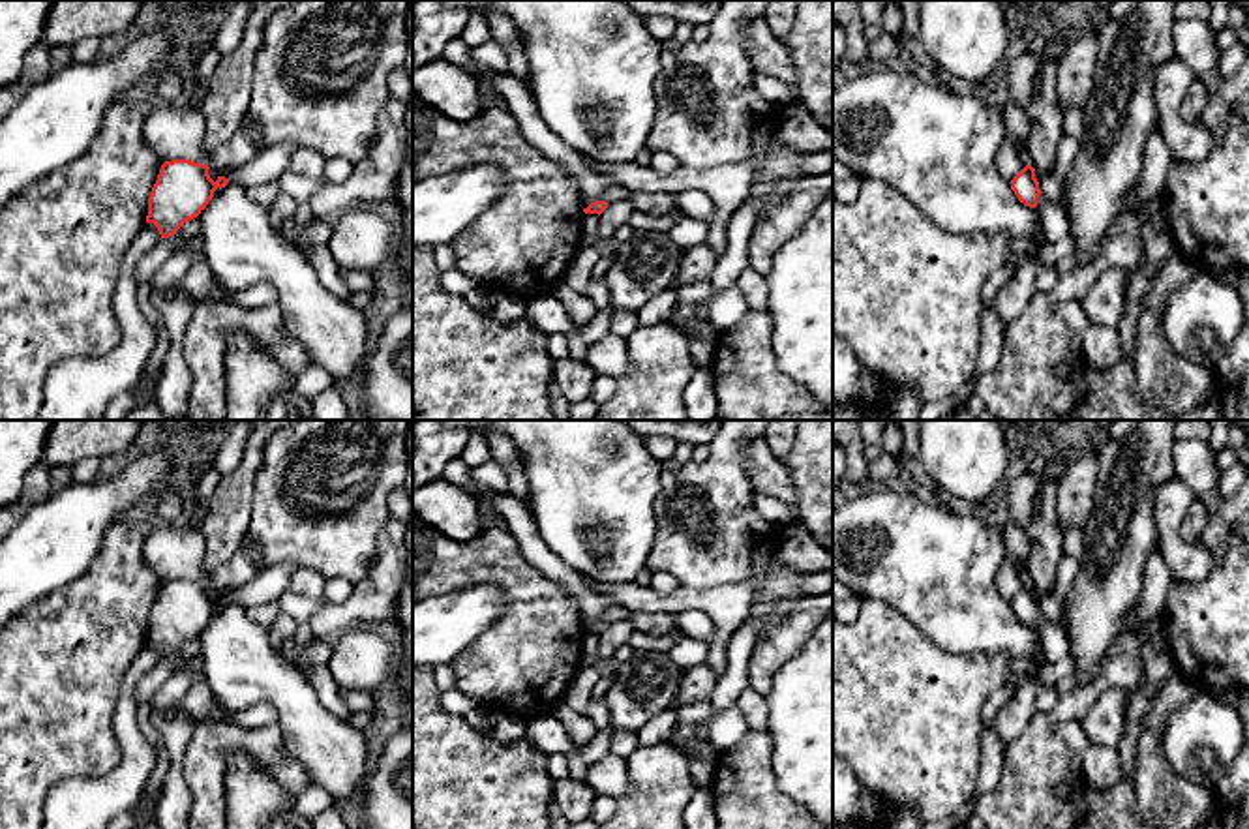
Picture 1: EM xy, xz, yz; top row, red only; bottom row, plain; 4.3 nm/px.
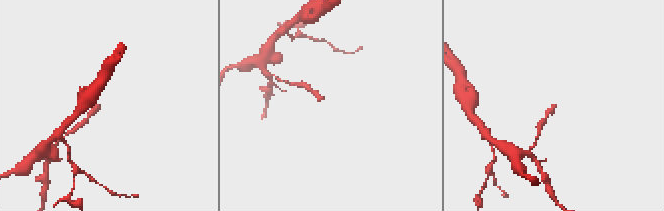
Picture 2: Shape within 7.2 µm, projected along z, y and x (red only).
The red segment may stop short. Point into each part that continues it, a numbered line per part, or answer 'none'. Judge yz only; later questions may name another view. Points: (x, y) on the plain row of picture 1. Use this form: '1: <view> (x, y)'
none

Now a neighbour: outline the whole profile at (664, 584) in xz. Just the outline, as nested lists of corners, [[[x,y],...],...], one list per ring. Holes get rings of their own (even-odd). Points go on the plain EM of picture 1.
[[[653,572],[651,589],[660,596],[668,596],[679,589],[679,581],[668,572]]]

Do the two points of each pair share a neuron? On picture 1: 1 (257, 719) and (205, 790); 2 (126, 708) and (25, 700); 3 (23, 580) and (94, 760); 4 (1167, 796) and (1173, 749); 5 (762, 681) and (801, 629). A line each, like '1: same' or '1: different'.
1: different
2: different
3: different
4: different
5: same

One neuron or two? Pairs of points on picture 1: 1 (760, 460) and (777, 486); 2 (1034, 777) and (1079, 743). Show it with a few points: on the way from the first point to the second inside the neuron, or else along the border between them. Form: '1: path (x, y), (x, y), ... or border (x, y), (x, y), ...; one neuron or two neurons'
1: path (762, 466), (775, 481); one neuron
2: border (1073, 719), (1056, 730), (1069, 749), (1075, 773); two neurons

